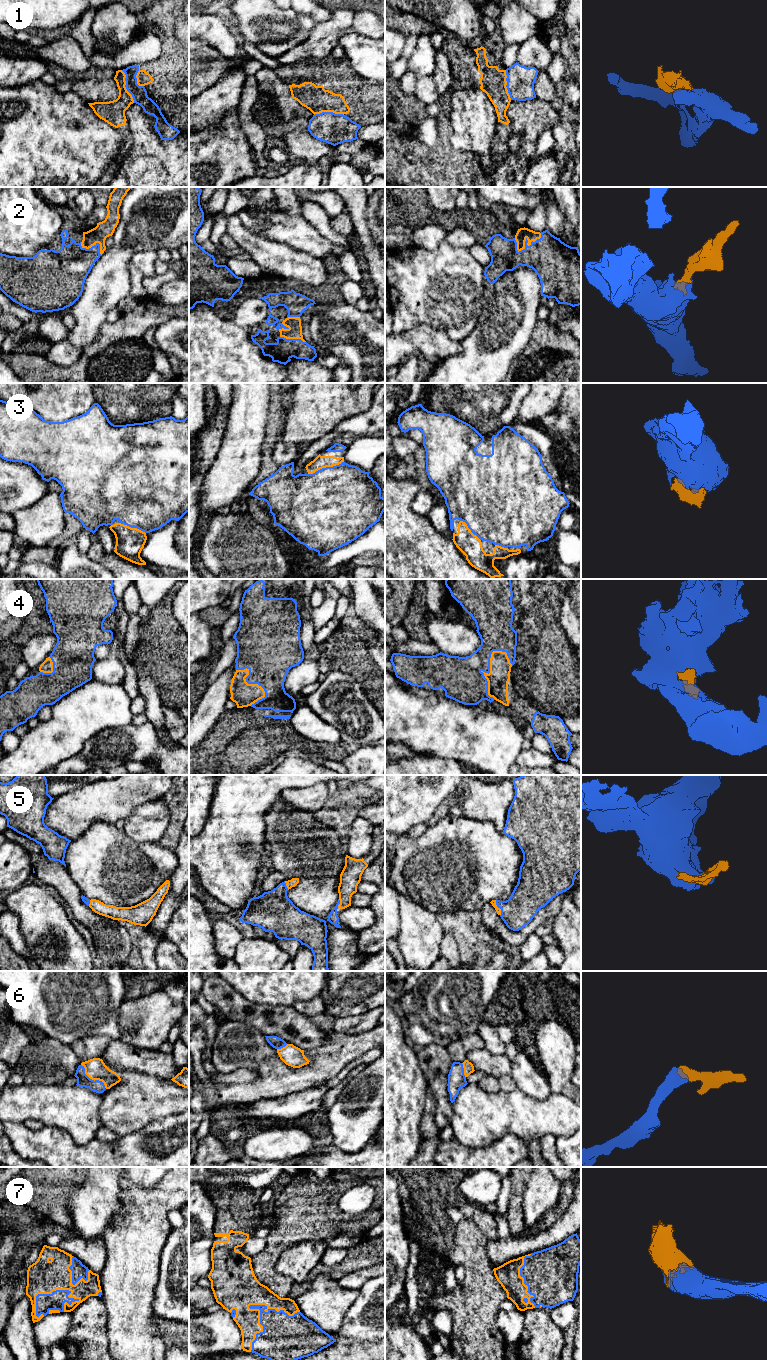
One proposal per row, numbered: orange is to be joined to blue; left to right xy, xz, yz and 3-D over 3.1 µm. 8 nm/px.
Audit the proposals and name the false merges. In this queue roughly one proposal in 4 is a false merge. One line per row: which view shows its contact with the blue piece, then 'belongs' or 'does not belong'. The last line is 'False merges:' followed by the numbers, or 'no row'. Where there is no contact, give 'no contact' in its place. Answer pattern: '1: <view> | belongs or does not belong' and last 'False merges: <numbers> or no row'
1: xy | does not belong
2: yz | belongs
3: xz | belongs
4: yz | belongs
5: yz | belongs
6: xy | belongs
7: xz | belongs
False merges: 1

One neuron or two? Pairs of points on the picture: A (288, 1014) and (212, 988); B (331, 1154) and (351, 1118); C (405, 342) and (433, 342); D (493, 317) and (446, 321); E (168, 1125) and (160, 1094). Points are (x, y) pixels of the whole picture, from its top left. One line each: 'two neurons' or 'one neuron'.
A: one neuron
B: two neurons
C: one neuron
D: two neurons
E: two neurons

